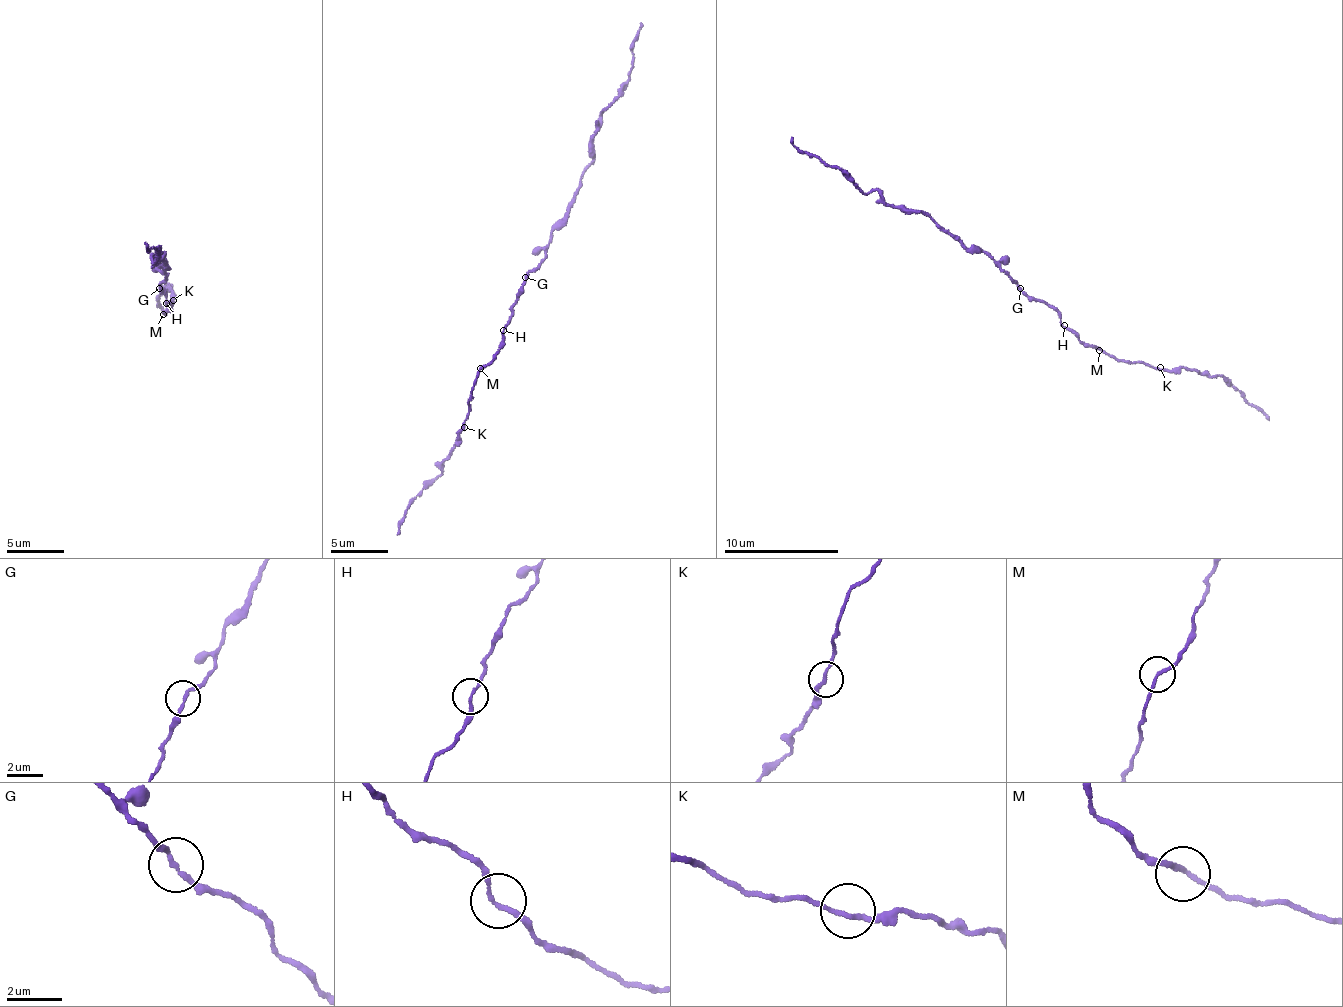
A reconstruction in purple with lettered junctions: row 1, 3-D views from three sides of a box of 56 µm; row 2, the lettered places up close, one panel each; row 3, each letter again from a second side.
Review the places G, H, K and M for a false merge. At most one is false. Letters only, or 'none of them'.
none of them

